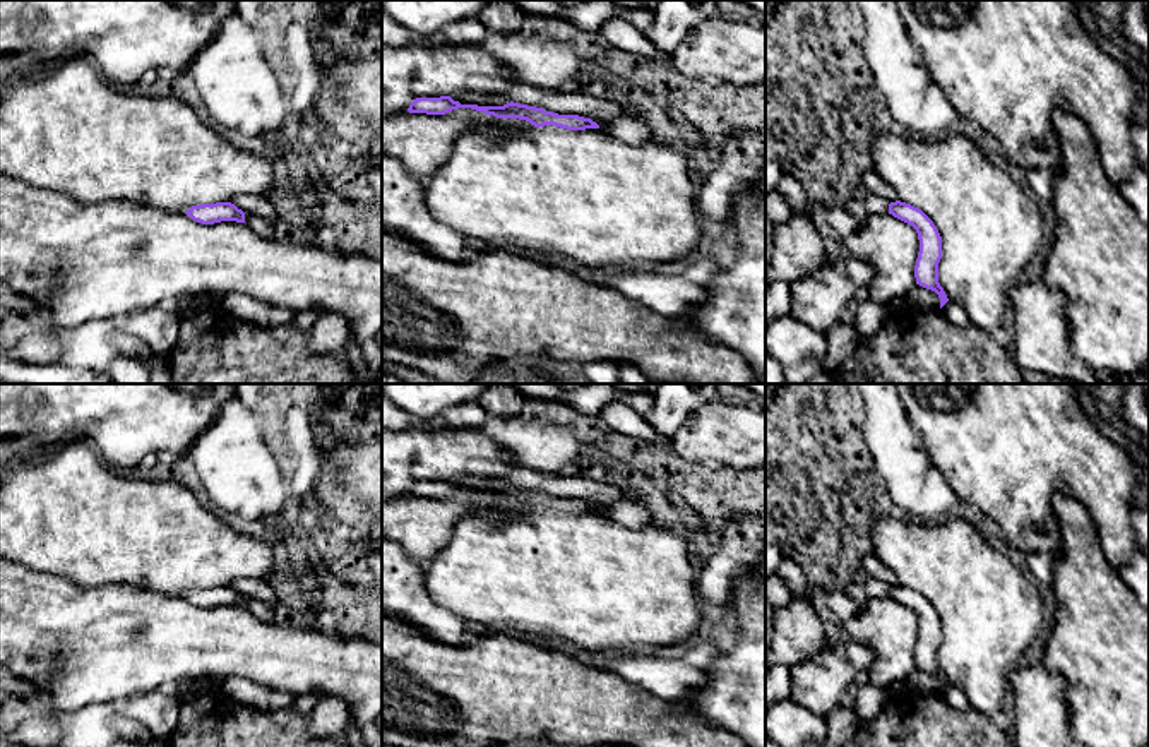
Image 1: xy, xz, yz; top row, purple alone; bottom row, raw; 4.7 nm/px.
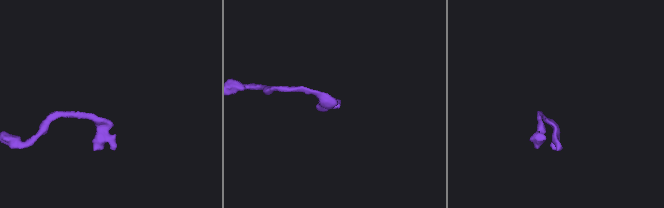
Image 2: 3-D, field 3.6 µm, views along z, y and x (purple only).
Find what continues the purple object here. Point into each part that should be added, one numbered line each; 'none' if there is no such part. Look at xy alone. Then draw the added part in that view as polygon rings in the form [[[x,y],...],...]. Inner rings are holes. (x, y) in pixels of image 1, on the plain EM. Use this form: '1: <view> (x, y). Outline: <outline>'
none

